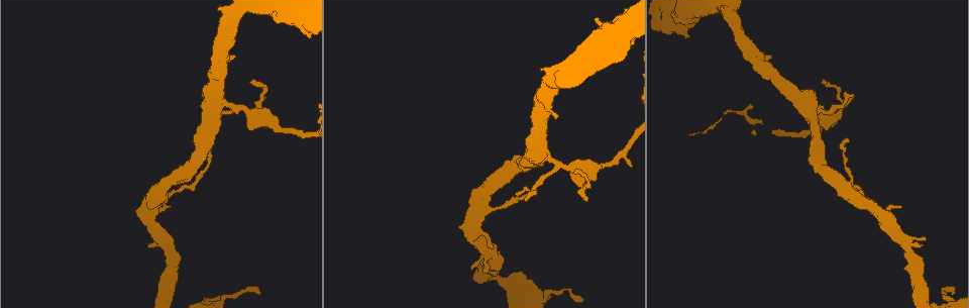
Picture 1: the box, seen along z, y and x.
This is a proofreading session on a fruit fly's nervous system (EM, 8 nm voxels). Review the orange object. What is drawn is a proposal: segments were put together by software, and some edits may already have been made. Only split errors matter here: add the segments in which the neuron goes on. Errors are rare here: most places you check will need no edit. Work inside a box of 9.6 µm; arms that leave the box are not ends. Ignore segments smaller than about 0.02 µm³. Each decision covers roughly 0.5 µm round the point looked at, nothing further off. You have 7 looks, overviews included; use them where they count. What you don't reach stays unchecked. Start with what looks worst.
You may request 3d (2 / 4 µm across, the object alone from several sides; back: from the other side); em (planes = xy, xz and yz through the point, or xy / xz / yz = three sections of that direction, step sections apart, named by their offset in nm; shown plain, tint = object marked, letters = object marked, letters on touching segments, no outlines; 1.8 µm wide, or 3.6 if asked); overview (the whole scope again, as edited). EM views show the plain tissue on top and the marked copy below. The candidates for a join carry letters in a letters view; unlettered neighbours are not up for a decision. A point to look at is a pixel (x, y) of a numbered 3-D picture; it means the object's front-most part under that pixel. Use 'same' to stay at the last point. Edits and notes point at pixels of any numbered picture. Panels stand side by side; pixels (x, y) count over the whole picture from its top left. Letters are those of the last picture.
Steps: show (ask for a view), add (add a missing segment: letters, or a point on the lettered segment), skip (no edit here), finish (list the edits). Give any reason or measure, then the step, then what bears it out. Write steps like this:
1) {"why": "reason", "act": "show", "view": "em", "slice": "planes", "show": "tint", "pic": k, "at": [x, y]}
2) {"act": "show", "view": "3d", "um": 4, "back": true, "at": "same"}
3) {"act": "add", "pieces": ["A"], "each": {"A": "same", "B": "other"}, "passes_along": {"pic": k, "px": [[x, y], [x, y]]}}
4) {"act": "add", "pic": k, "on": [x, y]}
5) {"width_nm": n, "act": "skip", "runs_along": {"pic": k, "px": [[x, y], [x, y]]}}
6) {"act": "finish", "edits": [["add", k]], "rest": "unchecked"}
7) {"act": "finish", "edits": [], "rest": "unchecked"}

{"why": "thick end", "act": "show", "view": "em", "slice": "xz", "step": 8, "show": "letters", "pic": 1, "at": [555, 119]}

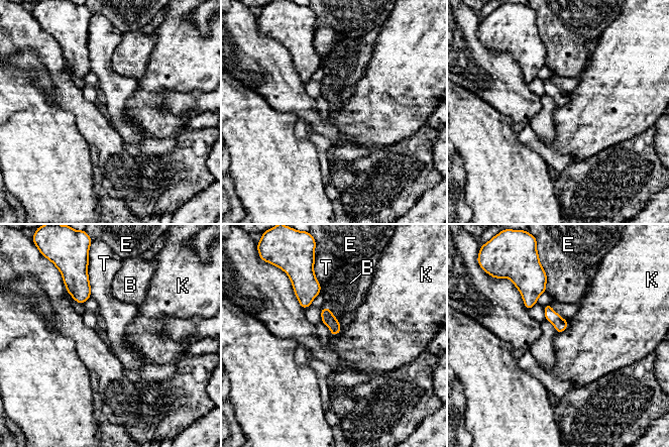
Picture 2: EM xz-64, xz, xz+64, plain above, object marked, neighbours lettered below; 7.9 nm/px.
{"act": "skip", "each": {"B": "other", "E": "other", "K": "other", "T": "other"}, "border": {"pic": 2, "px": [[567, 320], [567, 327], [557, 333]]}, "found": "none of them fits"}

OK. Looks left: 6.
{"act": "show", "view": "3d", "um": 2, "pic": 1, "at": [259, 293]}

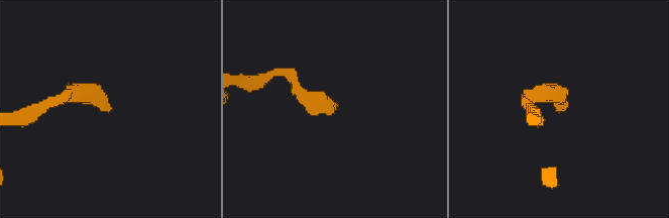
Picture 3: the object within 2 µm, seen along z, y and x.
{"why": "shape alone is not enough", "act": "show", "view": "em", "slice": "xy", "step": 16, "show": "letters", "pic": 3, "at": [558, 112]}

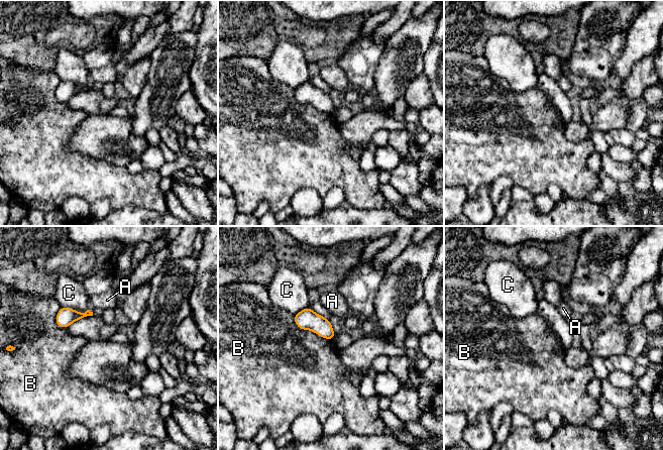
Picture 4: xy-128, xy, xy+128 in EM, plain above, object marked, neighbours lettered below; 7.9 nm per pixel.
{"act": "show", "view": "em", "slice": "planes", "show": "letters", "at": "same"}

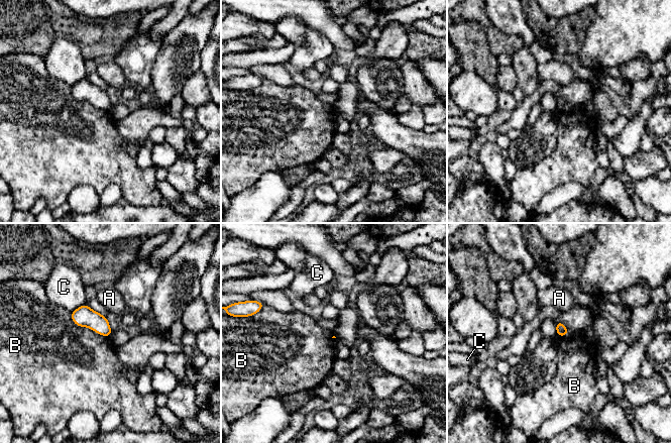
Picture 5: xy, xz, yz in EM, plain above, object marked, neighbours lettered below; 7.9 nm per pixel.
{"longest_contact_nm": ["B", 380], "act": "skip", "each": {"A": "other", "B": "other", "C": "other"}, "border": {"pic": 5, "px": [[70, 312], [77, 325], [108, 337]]}, "found": "none of them fits"}

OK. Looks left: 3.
{"why": "free end", "act": "show", "view": "3d", "um": 2, "pic": 1, "at": [148, 244]}

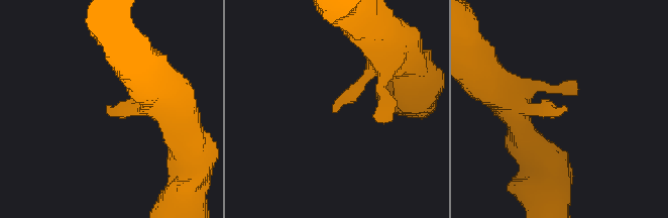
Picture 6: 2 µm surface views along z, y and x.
{"act": "show", "view": "em", "slice": "xy", "step": 16, "show": "tint", "pic": 6, "at": [109, 107]}

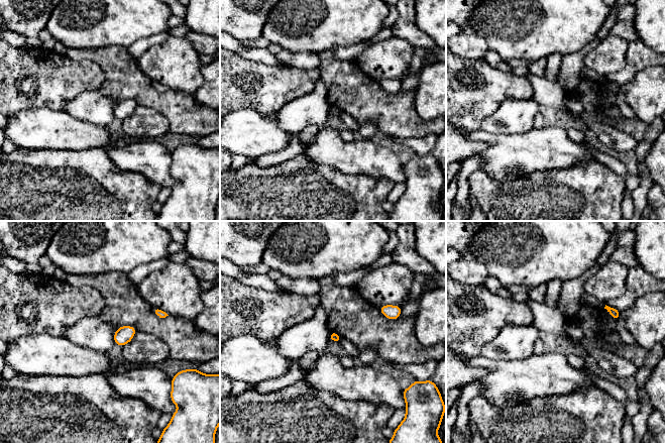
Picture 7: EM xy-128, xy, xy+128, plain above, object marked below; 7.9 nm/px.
{"act": "show", "view": "em", "slice": "xy", "step": 16, "show": "letters", "at": "same"}

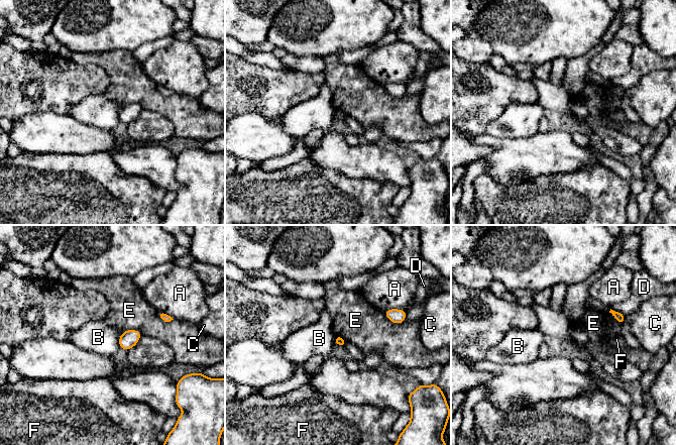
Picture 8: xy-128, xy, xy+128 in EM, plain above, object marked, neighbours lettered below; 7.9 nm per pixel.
{"act": "skip", "each": {"A": "other", "B": "other", "C": "other", "D": "other", "E": "other", "F": "other"}, "border": {"pic": 8, "px": [[383, 312], [396, 323], [405, 321]]}, "found": "none of them fits"}

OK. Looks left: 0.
{"act": "finish", "edits": [], "rest": "unchecked"}

